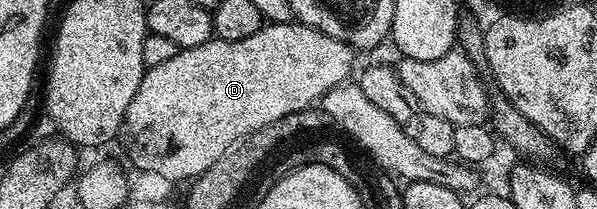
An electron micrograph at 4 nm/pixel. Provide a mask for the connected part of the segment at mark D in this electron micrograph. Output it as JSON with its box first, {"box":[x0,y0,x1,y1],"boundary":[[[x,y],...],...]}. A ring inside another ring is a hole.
{"box":[122,21,354,180],"boundary":[[[299,21],[268,23],[258,33],[254,33],[254,37],[246,37],[242,41],[226,41],[213,37],[207,43],[197,47],[177,50],[176,55],[170,57],[170,61],[165,61],[162,65],[154,65],[145,70],[142,81],[138,85],[138,93],[134,93],[134,101],[130,101],[130,109],[126,109],[122,140],[124,139],[124,147],[128,150],[128,159],[138,170],[149,171],[152,175],[161,175],[164,179],[195,180],[203,171],[210,169],[210,165],[214,165],[214,161],[221,159],[223,155],[228,154],[233,147],[243,141],[247,134],[252,134],[256,130],[270,125],[271,122],[286,117],[287,114],[298,113],[311,108],[317,101],[323,100],[324,95],[331,87],[345,82],[351,76],[348,74],[352,71],[352,55],[354,55],[353,48],[349,47],[347,43],[338,41],[329,35],[324,35],[318,29],[307,27],[305,23]]]}

